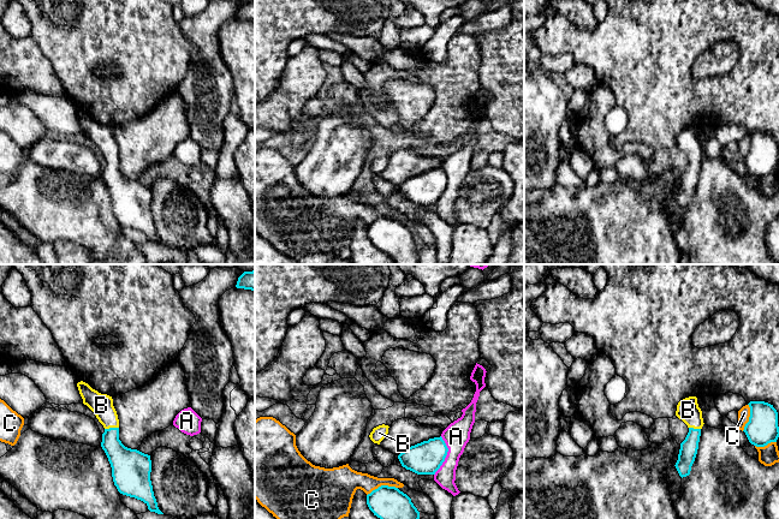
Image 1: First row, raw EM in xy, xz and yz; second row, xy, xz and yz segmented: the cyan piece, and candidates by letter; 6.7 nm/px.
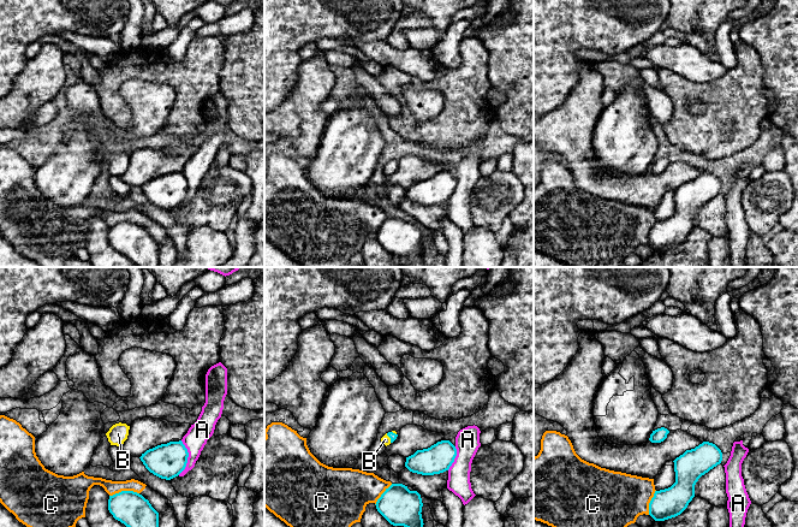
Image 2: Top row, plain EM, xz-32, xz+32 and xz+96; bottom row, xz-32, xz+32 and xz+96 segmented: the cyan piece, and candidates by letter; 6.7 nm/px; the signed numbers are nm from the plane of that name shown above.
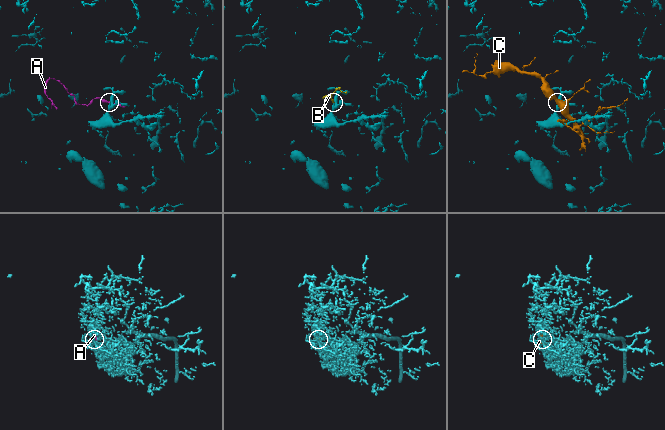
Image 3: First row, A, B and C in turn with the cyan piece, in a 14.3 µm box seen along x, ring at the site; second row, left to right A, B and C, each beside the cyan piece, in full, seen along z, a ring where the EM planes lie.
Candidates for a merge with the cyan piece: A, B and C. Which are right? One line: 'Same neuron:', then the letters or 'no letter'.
Same neuron: B

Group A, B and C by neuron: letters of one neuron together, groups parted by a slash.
A / B / C

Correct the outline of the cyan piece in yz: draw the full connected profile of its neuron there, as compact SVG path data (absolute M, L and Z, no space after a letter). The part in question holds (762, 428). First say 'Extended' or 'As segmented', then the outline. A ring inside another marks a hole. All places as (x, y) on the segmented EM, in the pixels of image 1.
As segmented. M750 401L750 417L744 426L749 442L756 447L765 447L777 442L779 437L778 412L773 405L765 401Z

